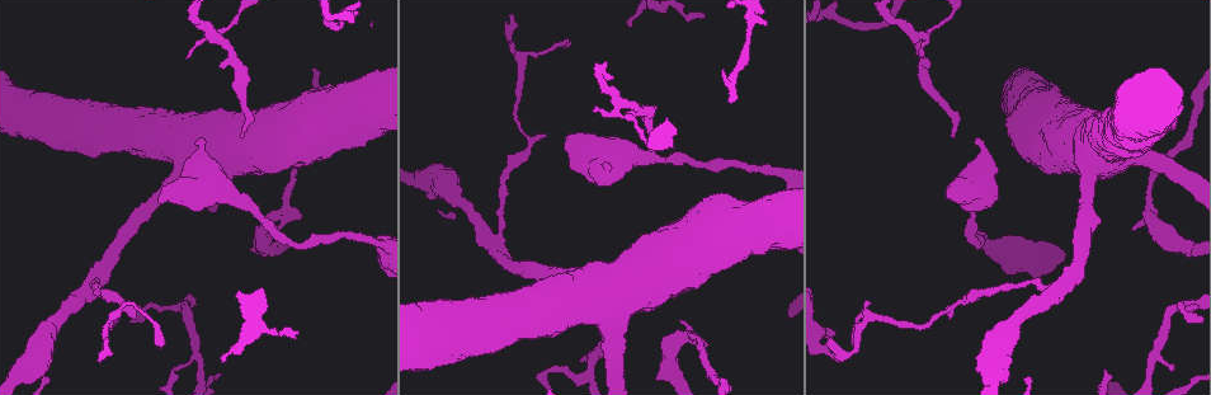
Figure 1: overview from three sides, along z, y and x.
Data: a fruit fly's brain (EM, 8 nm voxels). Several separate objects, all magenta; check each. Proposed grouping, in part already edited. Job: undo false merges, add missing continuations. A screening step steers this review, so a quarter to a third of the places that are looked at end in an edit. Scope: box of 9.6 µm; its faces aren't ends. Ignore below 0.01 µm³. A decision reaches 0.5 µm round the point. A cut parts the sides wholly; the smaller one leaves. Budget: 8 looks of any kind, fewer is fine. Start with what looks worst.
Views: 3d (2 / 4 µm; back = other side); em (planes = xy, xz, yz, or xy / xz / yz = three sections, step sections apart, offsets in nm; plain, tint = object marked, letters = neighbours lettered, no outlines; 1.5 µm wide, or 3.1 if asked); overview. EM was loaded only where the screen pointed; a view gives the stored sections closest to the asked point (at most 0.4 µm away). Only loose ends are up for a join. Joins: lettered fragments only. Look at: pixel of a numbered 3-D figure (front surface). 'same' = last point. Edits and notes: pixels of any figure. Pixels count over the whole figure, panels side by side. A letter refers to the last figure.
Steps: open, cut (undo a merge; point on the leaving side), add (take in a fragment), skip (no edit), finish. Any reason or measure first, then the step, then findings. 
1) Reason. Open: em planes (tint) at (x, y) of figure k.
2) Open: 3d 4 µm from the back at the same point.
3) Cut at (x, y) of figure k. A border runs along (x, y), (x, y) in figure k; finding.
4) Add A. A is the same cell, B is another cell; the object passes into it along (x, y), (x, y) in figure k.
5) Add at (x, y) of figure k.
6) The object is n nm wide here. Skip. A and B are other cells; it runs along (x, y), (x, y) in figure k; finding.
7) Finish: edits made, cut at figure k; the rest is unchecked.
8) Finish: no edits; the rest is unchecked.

An open end. Open: 3d 2 µm at (175, 369) of figure 1.

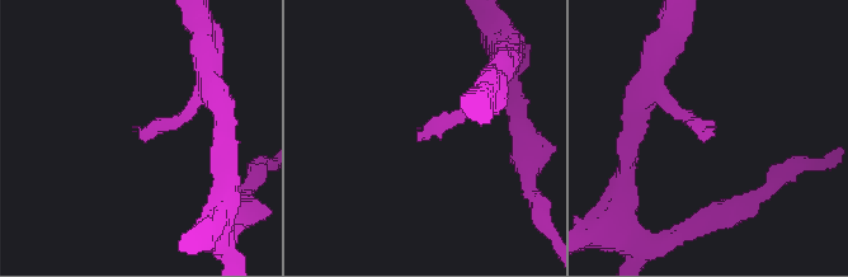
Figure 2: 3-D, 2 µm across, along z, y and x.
Open: em planes (letters) at (143, 135) of figure 2.

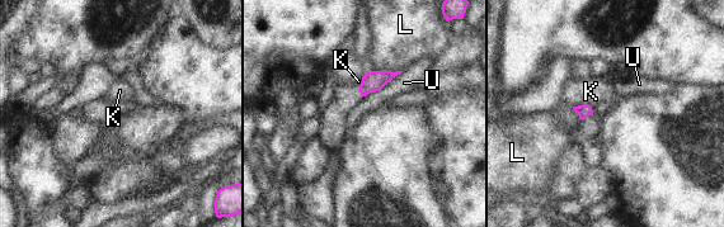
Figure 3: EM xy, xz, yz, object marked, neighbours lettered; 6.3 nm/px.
Skip. K, L and U are other cells; a border runs along (403, 71), (367, 95) in figure 3; none of them fits.

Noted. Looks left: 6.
Free end. Open: em planes (letters) at (162, 346) of figure 1.

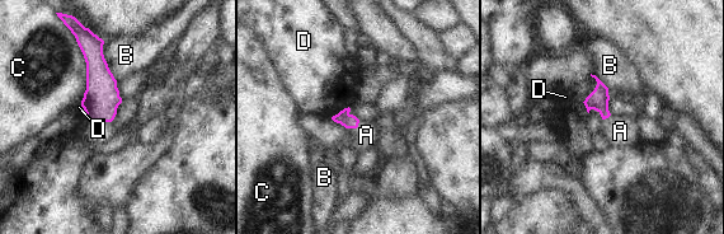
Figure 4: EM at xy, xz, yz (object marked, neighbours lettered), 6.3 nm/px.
Add A. A is the same cell, B, C and D are other cells; it goes on there.

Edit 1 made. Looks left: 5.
Free end. Open: 3d 4 µm from the back at (1133, 230) of figure 1.

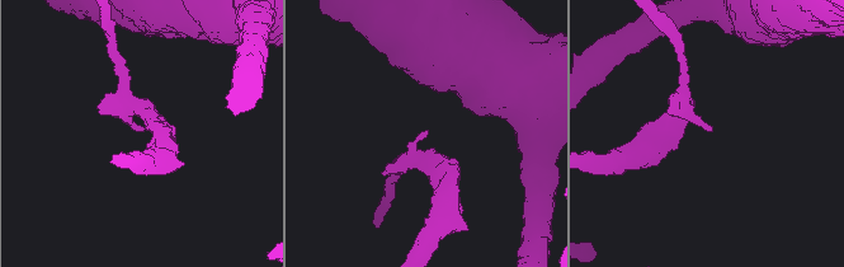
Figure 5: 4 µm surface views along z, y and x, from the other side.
Need the tissue. Open: em planes (letters) at (709, 128) of figure 5.

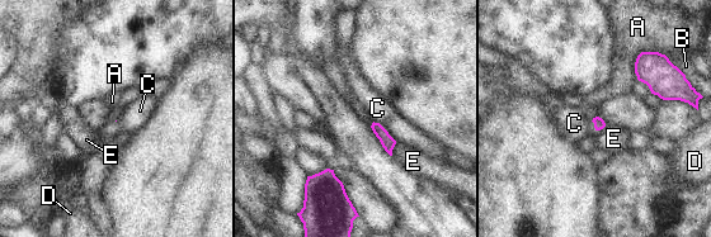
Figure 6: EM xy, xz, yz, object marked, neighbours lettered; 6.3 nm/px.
Skip. A, B, C, D and E are other cells; a border runs along (373, 121), (396, 141) in figure 6; none of them fits.

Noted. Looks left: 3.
Finish: edits made, add at figure 4; the rest is unchecked.

